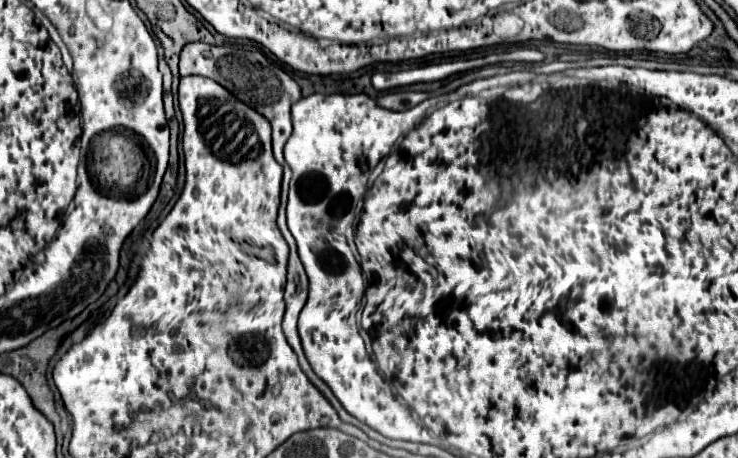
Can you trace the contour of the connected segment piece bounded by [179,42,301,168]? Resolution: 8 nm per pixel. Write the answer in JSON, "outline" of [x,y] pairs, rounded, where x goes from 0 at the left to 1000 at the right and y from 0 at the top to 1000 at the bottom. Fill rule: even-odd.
{"outline":[[[259,92],[243,118],[243,162],[245,166],[278,166],[299,188],[305,188],[327,223],[337,227],[354,245],[370,275],[370,336],[373,349],[389,367],[383,349],[383,319],[394,297],[394,227],[408,214],[402,179],[378,144],[364,135],[351,109],[305,109],[302,100],[286,100],[278,92]]]}

